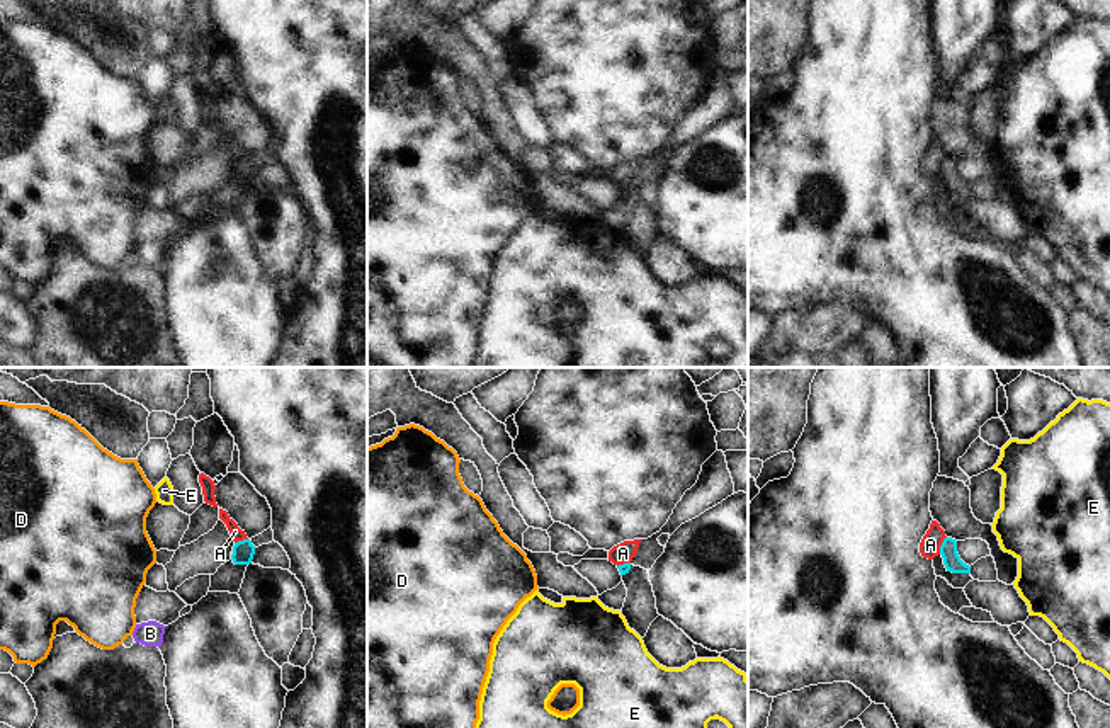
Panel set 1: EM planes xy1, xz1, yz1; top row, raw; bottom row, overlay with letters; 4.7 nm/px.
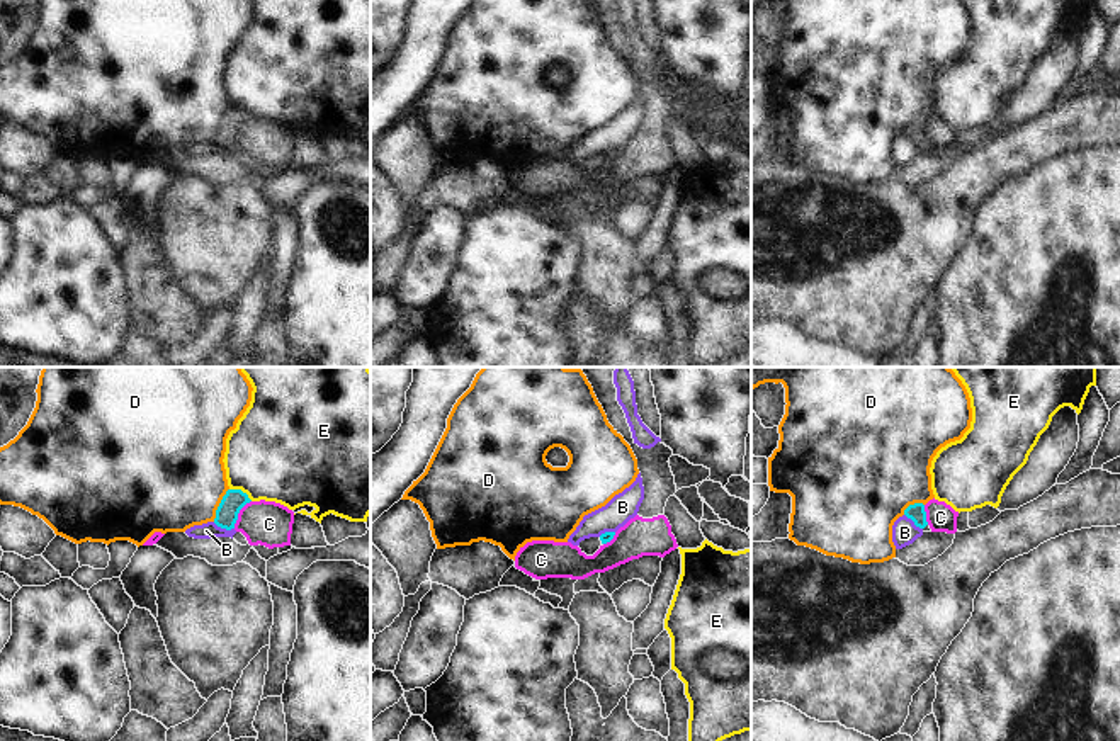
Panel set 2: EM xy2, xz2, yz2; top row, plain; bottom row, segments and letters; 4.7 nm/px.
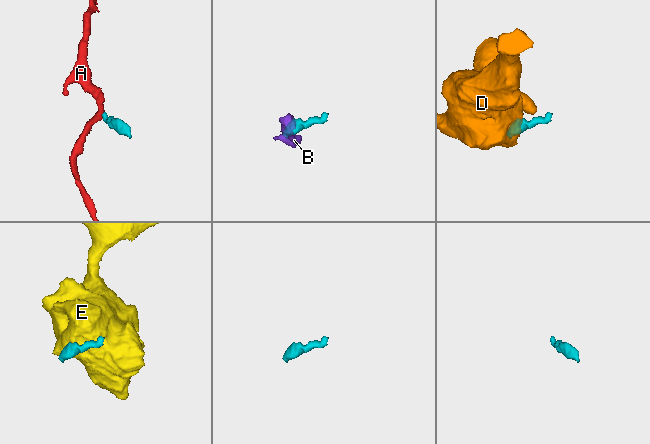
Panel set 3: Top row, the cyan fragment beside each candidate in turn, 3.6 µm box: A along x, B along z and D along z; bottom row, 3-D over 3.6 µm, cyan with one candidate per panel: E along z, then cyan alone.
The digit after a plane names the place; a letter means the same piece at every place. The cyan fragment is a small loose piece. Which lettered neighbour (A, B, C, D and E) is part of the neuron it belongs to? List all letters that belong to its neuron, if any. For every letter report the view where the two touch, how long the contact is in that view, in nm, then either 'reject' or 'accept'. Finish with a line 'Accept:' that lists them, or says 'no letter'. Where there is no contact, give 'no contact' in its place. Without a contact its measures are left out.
A: yz1 | 90 nm | reject
B: xy2 | 110 nm | reject
C: xy2 | 160 nm | reject
D: xy2 | 180 nm | reject
E: xy2 | 130 nm | reject
Accept: no letter

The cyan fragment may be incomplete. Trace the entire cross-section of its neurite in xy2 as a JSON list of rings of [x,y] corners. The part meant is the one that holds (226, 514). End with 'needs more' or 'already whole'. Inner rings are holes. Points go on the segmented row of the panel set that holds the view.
[[[228,489],[216,510],[214,523],[226,530],[235,529],[240,510],[250,501],[241,489]]] | already whole

